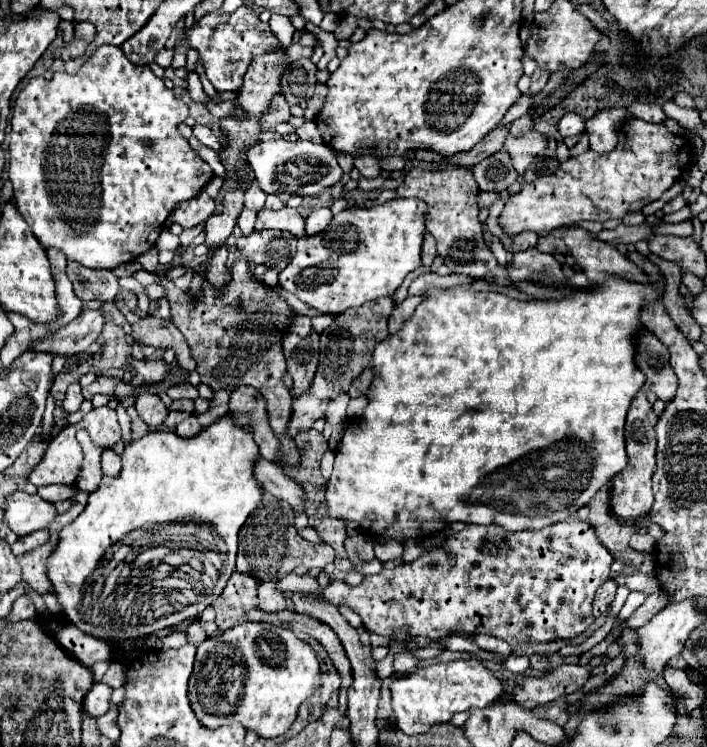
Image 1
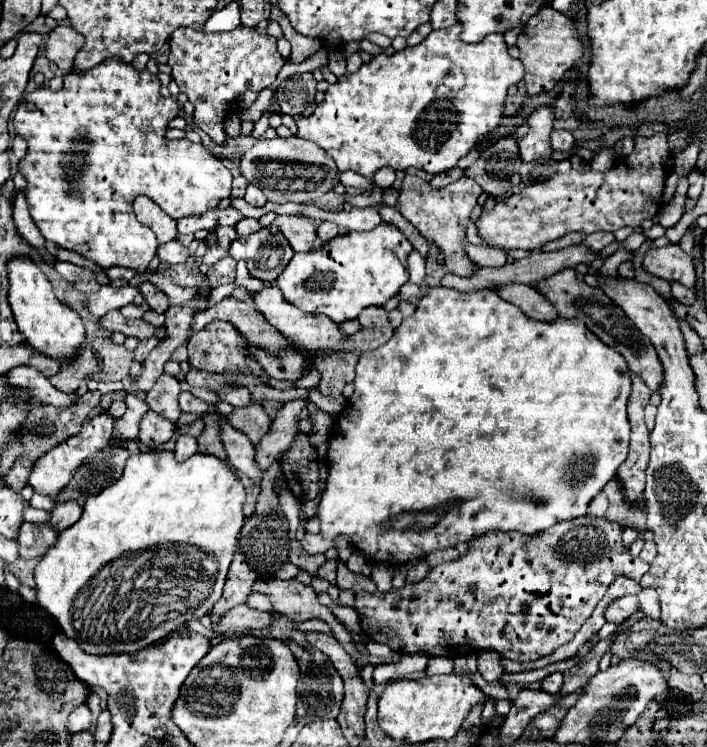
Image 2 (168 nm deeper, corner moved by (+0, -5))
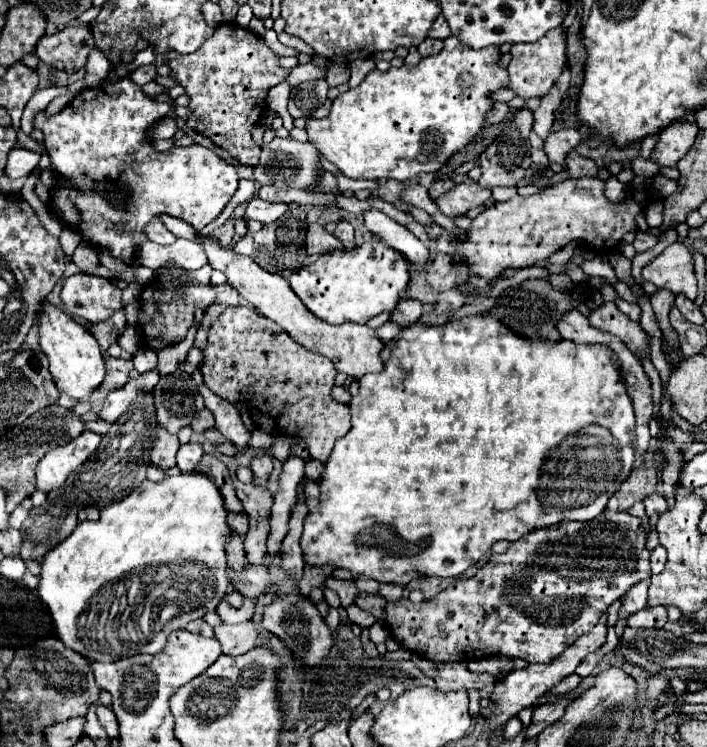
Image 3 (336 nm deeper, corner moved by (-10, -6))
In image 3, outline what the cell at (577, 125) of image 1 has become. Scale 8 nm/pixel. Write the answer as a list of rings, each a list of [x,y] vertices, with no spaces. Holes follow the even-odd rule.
[[[562,128],[558,132],[550,132],[550,136],[544,142],[544,150],[550,158],[550,162],[562,164],[566,154],[580,144],[580,132],[576,128]]]

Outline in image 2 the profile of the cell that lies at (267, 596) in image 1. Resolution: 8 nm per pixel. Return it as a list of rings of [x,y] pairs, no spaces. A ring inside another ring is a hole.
[[[236,605],[232,611],[228,611],[224,615],[224,619],[220,619],[220,623],[216,625],[216,633],[224,633],[224,631],[242,631],[242,629],[262,629],[266,625],[272,623],[272,613],[270,611],[258,611],[244,605]]]

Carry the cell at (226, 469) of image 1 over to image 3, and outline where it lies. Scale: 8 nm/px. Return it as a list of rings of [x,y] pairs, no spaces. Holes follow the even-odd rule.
[[[178,474],[174,478],[166,478],[162,482],[150,482],[144,480],[140,488],[136,488],[128,498],[124,498],[122,502],[114,502],[110,506],[106,506],[100,514],[100,520],[96,522],[80,522],[76,526],[76,530],[62,542],[58,544],[54,550],[50,550],[44,558],[42,558],[42,572],[40,572],[40,584],[38,584],[38,596],[40,600],[48,606],[48,612],[52,616],[54,622],[54,630],[56,636],[64,642],[66,648],[78,652],[80,656],[88,658],[90,662],[114,662],[120,658],[130,658],[134,654],[156,654],[164,648],[166,638],[172,630],[184,628],[190,620],[198,620],[204,614],[216,610],[218,602],[222,600],[222,596],[228,590],[228,578],[226,578],[226,550],[224,544],[230,540],[232,532],[226,526],[226,510],[224,510],[224,500],[220,496],[220,490],[216,488],[216,484],[206,476],[206,474]],[[148,566],[188,566],[190,574],[188,576],[158,576],[158,574],[140,574],[144,572]]]

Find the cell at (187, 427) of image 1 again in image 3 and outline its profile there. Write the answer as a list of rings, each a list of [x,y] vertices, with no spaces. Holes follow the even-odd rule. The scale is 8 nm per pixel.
[[[190,442],[190,444],[180,446],[180,450],[178,450],[178,468],[182,472],[192,472],[202,456],[204,456],[204,450],[202,450],[200,444]]]

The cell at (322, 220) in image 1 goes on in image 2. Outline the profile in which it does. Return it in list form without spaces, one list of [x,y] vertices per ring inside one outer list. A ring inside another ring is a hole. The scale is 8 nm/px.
[[[324,221],[324,223],[320,223],[320,227],[318,227],[318,239],[324,243],[324,241],[330,241],[332,237],[336,237],[338,235],[338,227],[334,225],[334,223],[330,223],[330,221]]]

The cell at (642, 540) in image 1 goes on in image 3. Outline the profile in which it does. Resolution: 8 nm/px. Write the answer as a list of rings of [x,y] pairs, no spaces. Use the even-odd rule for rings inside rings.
[[[658,546],[656,550],[652,550],[650,554],[650,564],[652,564],[652,574],[662,572],[664,564],[666,564],[666,550],[662,546]]]

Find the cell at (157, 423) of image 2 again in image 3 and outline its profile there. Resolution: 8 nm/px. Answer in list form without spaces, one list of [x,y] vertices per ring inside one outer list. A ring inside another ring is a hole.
[[[162,426],[156,428],[156,440],[154,440],[154,448],[152,448],[152,464],[168,470],[176,466],[176,452],[178,452],[180,444],[178,438],[166,430],[162,430]]]

